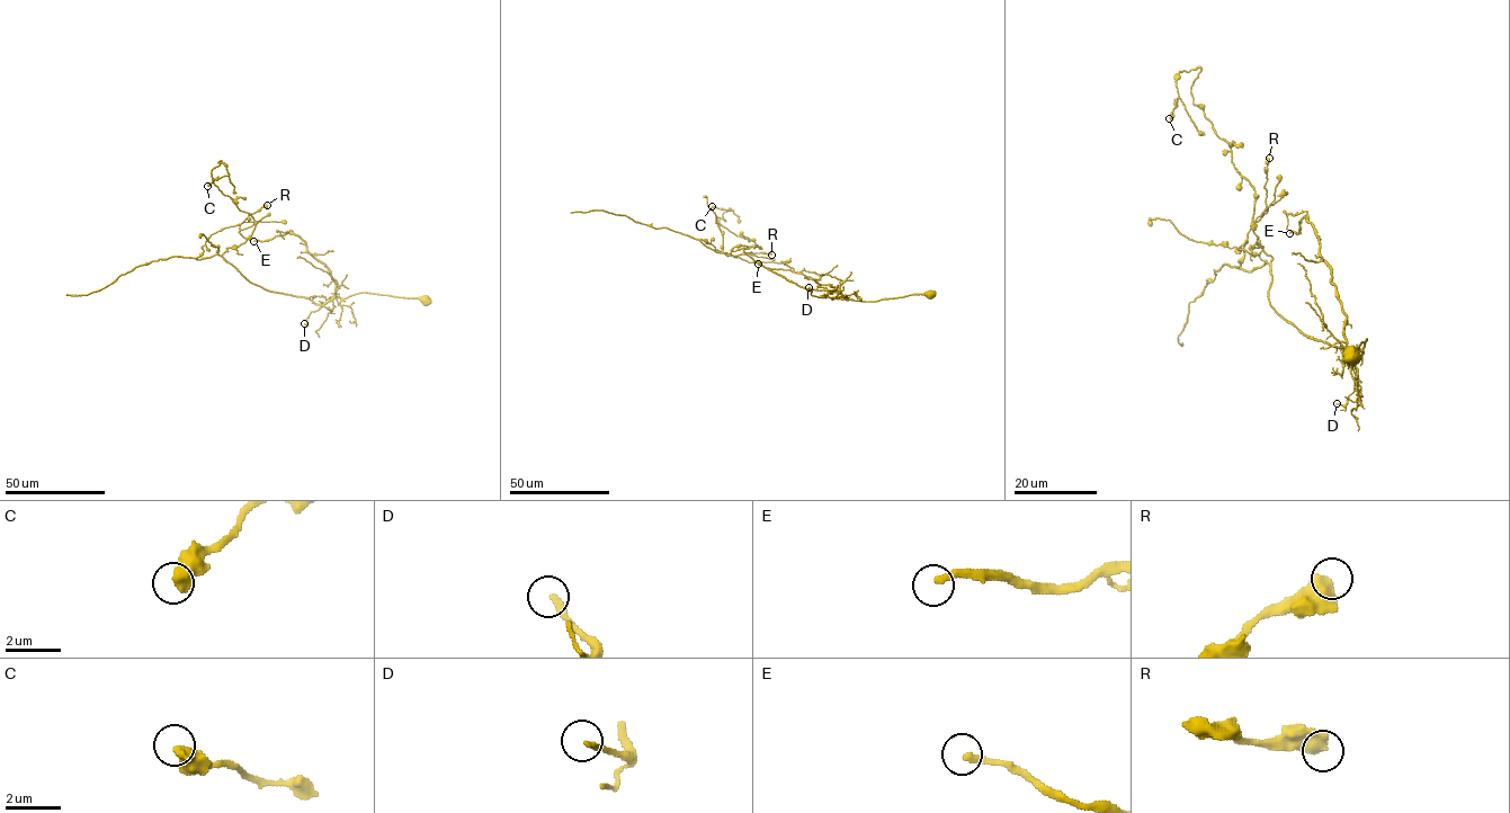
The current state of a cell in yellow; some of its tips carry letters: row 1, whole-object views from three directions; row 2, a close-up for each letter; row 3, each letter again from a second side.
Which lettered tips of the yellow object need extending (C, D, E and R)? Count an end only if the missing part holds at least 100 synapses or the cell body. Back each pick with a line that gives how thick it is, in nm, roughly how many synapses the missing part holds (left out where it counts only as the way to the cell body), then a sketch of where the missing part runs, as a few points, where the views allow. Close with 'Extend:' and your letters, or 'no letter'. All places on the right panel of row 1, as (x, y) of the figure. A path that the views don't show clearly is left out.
Extend: no letter

